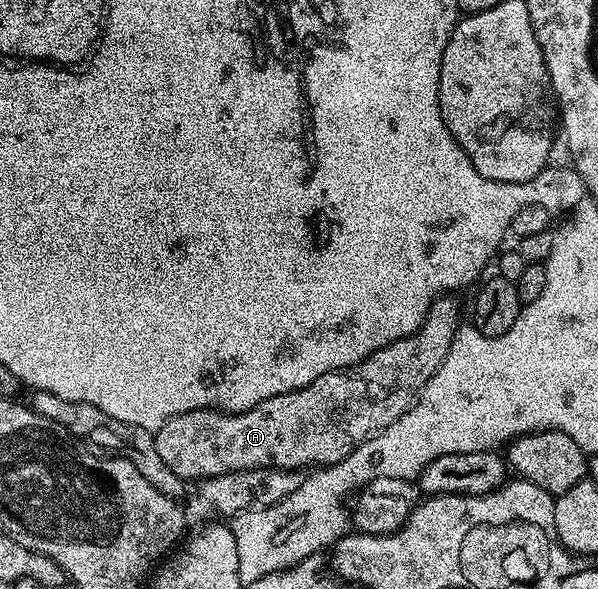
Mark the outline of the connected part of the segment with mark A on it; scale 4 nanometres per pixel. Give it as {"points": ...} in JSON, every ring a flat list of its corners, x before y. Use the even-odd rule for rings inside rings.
{"points":[[453,295,438,297,436,303,429,308,427,319,410,337,404,337,375,351,349,369,336,369,327,375,319,375,319,379,315,379,315,383,307,387,275,395,242,413,222,413,219,409,192,409,179,414,178,417,172,417,155,433,160,457,169,461,172,453,181,453,185,461,217,461,216,468,221,471,266,467,305,471,310,467,334,465,347,459,351,451,367,443,367,439,375,439,379,431,387,431,387,427,391,427,391,423,395,423,399,415,406,413,416,402,421,388,429,382,431,375,439,371,463,321,461,305,455,298]]}

